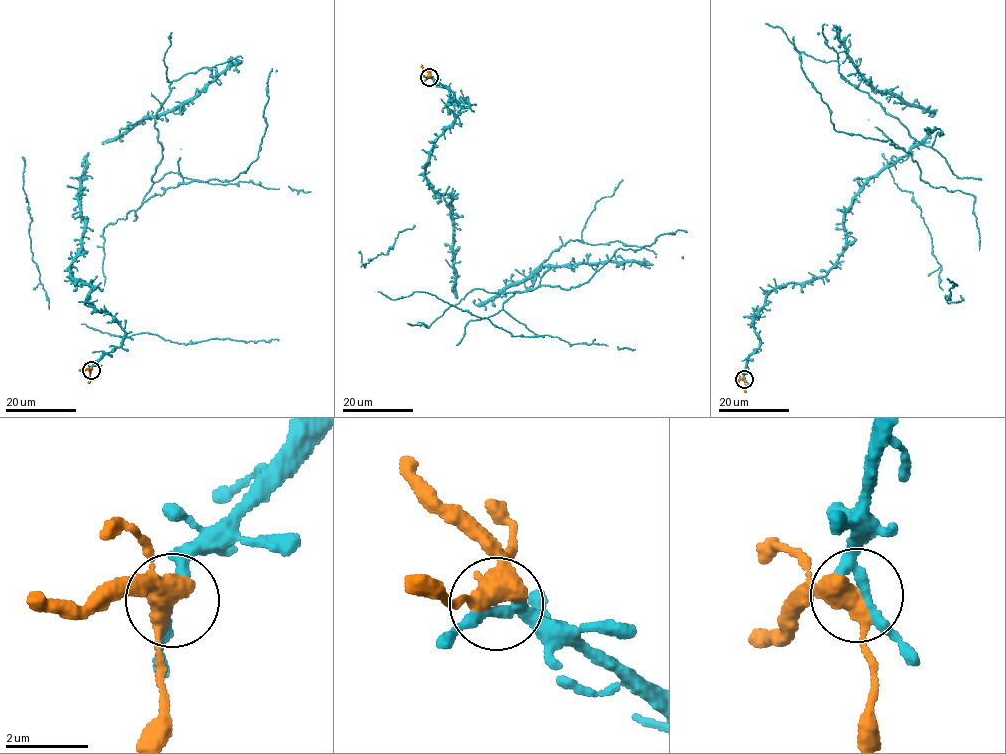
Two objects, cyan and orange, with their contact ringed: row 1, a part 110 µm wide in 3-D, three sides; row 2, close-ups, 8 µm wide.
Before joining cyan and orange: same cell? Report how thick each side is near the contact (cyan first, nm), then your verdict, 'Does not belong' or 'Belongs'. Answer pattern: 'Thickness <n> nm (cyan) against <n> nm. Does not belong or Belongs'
Thickness 220 nm (cyan) against 480 nm. Belongs

